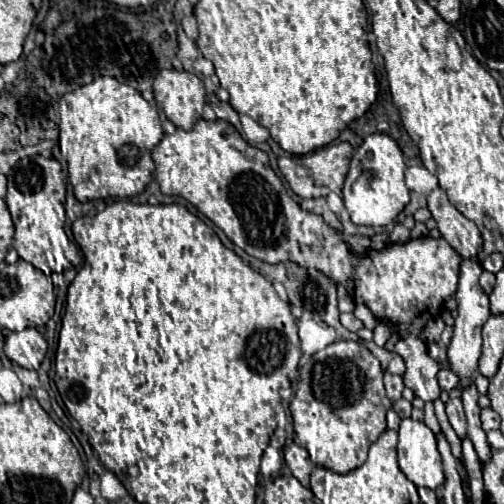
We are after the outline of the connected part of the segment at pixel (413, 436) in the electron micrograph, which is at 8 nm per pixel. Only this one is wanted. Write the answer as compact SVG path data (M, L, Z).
M402 418L398 430L398 464L416 486L438 490L444 484L442 458L436 450L434 432L420 420Z

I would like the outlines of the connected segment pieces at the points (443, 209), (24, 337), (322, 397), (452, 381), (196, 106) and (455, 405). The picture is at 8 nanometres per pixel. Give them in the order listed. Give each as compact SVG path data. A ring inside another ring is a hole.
M436 188L428 194L428 208L438 224L442 238L462 258L476 258L482 252L482 236L478 226L450 204L444 190Z
M26 328L22 332L12 332L6 338L4 354L26 370L38 370L47 346L46 339L36 328Z
M352 340L328 344L300 368L290 414L298 442L308 450L316 466L348 474L366 462L368 448L386 430L386 404L388 408L392 406L392 400L384 392L382 376L384 370L372 352Z
M440 370L438 372L438 384L440 388L444 388L446 392L454 390L454 388L460 388L460 378L458 374L454 374L452 370Z
M162 70L154 80L154 98L158 108L164 110L174 126L192 130L192 126L202 118L206 90L196 74Z
M448 398L446 414L448 414L448 420L450 420L452 428L456 430L456 434L460 438L466 438L466 414L462 408L462 400L460 398Z

